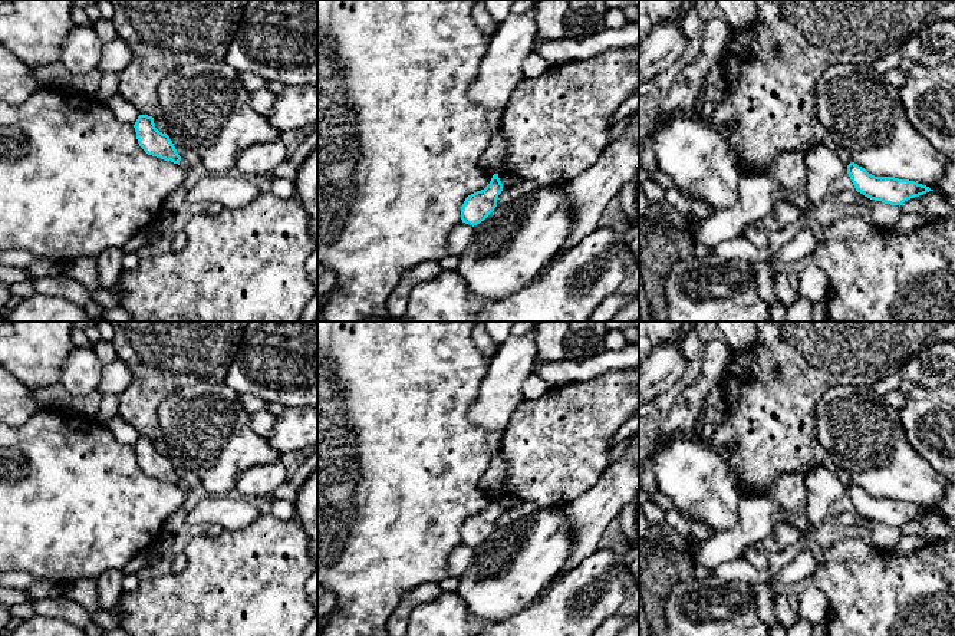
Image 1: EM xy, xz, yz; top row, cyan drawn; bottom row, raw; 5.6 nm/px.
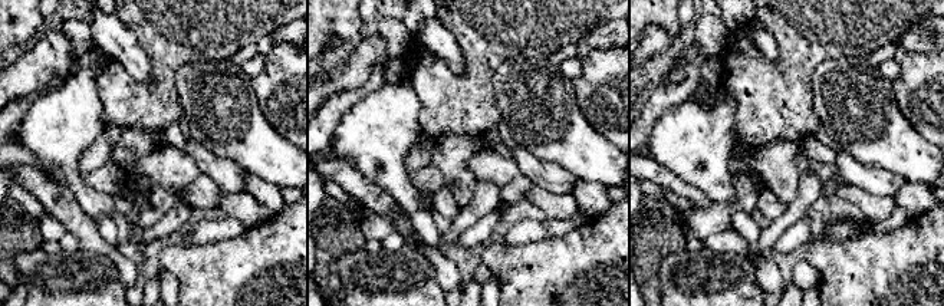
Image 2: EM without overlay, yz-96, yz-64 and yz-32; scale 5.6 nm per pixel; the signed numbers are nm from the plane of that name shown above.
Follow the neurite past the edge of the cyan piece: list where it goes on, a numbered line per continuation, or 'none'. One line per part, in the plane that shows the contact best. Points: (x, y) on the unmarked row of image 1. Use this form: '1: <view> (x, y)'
none

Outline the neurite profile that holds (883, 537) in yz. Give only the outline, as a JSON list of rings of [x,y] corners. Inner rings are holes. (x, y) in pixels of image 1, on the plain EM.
[[[865,518],[865,523],[867,524],[870,531],[872,546],[879,550],[892,551],[893,548],[896,548],[899,540],[903,536],[899,527],[885,525],[882,523],[875,523],[867,518]]]

